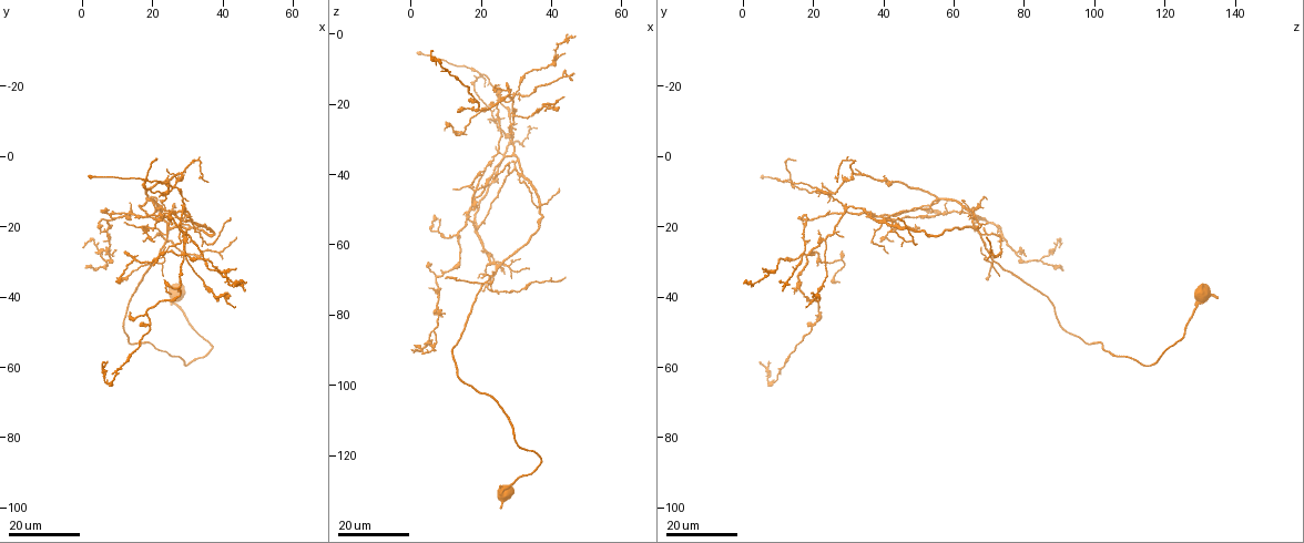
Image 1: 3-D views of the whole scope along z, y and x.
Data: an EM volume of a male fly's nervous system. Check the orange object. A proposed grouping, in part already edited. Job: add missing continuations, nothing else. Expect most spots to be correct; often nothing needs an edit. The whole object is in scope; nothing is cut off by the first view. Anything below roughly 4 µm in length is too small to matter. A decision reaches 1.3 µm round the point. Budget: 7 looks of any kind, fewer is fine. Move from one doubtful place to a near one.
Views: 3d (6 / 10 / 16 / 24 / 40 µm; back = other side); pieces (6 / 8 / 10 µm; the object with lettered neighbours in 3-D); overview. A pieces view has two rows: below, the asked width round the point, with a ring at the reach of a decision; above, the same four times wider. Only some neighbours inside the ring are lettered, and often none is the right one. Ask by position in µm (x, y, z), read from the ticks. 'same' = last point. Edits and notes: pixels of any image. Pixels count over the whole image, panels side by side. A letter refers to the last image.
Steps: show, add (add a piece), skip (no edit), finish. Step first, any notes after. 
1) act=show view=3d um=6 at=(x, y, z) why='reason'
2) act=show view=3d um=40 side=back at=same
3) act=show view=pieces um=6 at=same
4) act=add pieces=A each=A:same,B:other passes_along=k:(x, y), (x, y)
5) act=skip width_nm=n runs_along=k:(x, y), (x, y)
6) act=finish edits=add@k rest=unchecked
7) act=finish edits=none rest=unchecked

act=show view=3d um=24 at=(34.0, 20.0, 67.0)

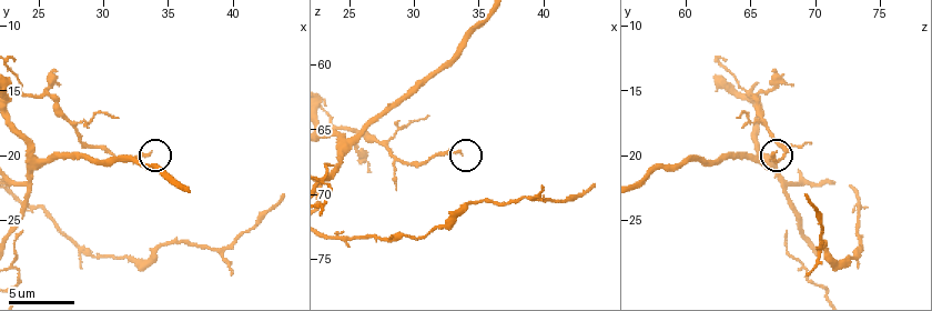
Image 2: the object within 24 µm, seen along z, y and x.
act=show view=pieces um=6 at=(33.6, 20.0, 66.8) why='see the neighbours'

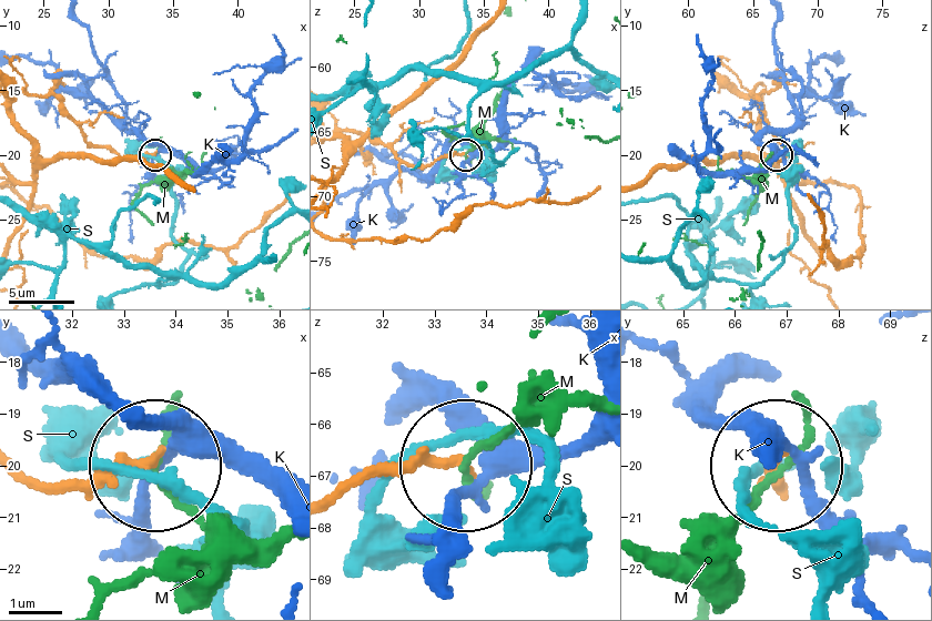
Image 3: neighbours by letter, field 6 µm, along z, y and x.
act=skip each=K:other,M:other,S:other runs_along=3:(330, 499), (458, 459) found='no lettered piece goes on from it'

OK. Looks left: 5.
act=show view=3d um=16 at=(46.0, 38.0, 11.5) why='free end'

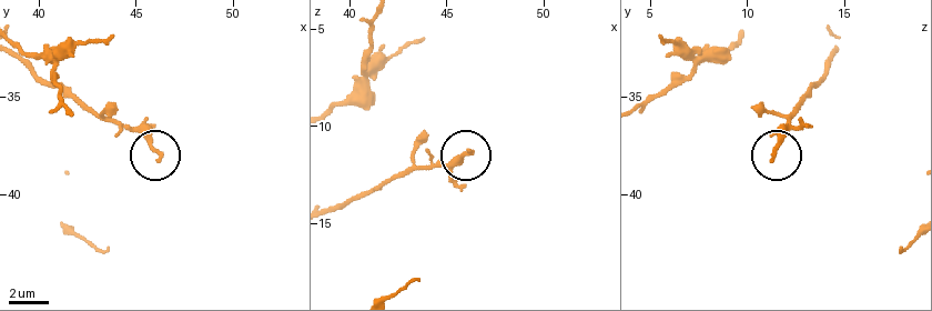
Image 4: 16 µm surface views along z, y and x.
act=show view=pieces um=8 at=(46.2, 38.1, 11.3)

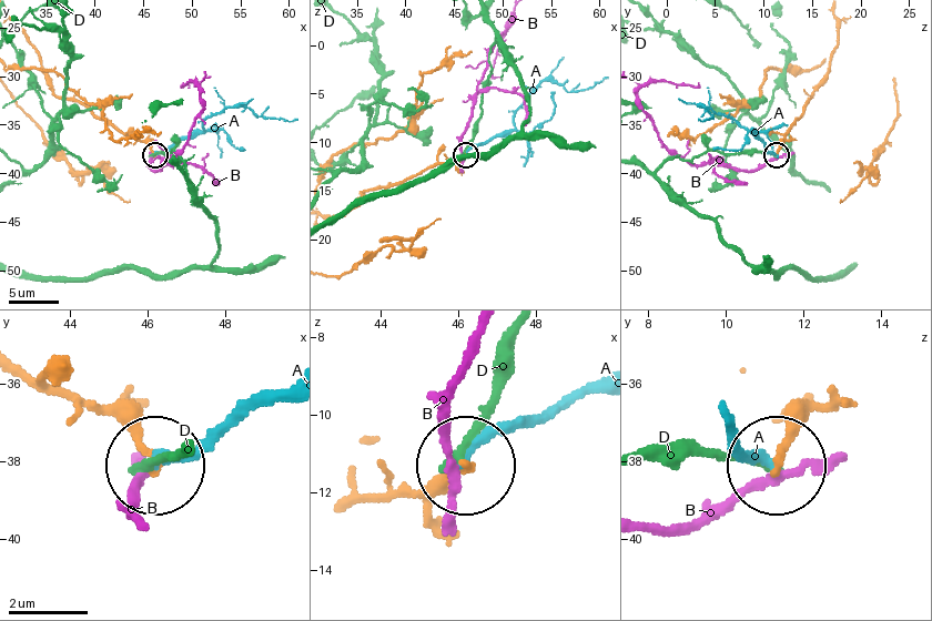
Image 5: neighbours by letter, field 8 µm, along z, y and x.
act=skip each=A:other,B:other,D:other runs_along=5:(810, 396), (783, 459) found='none of them fits'

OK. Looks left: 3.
act=show view=3d um=16 at=(46.5, 35.5, 0.0) why='branch stops here'

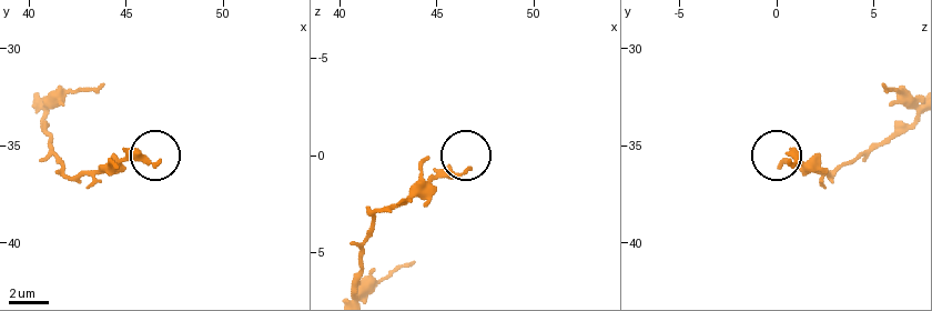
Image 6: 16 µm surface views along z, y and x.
act=show view=pieces um=10 at=(46.6, 36.0, 0.8) why='see the neighbours'

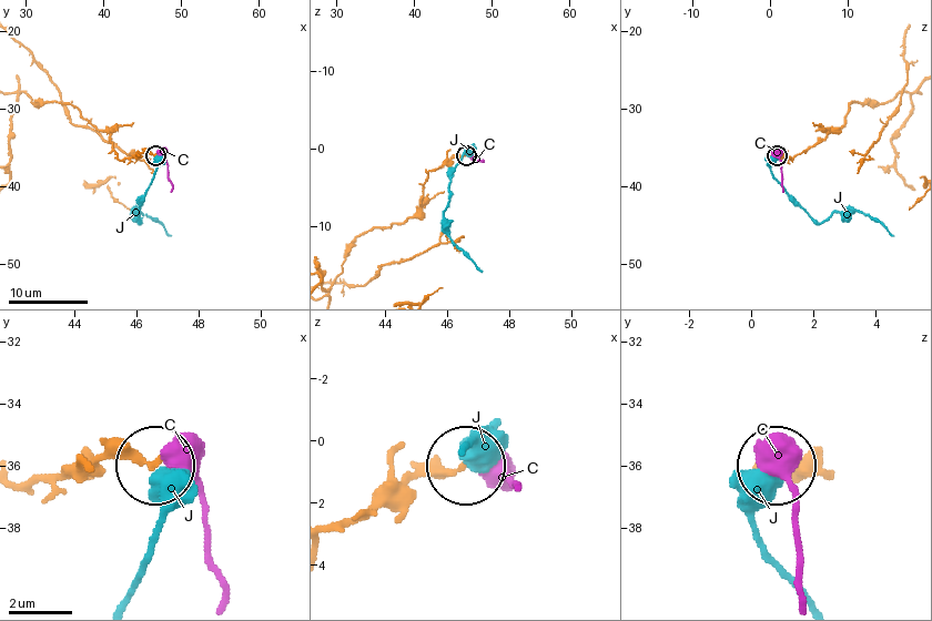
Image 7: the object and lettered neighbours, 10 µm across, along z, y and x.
act=skip each=C:other,J:other found='none of them fits'

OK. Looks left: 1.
act=finish edits=none rest=unchecked

